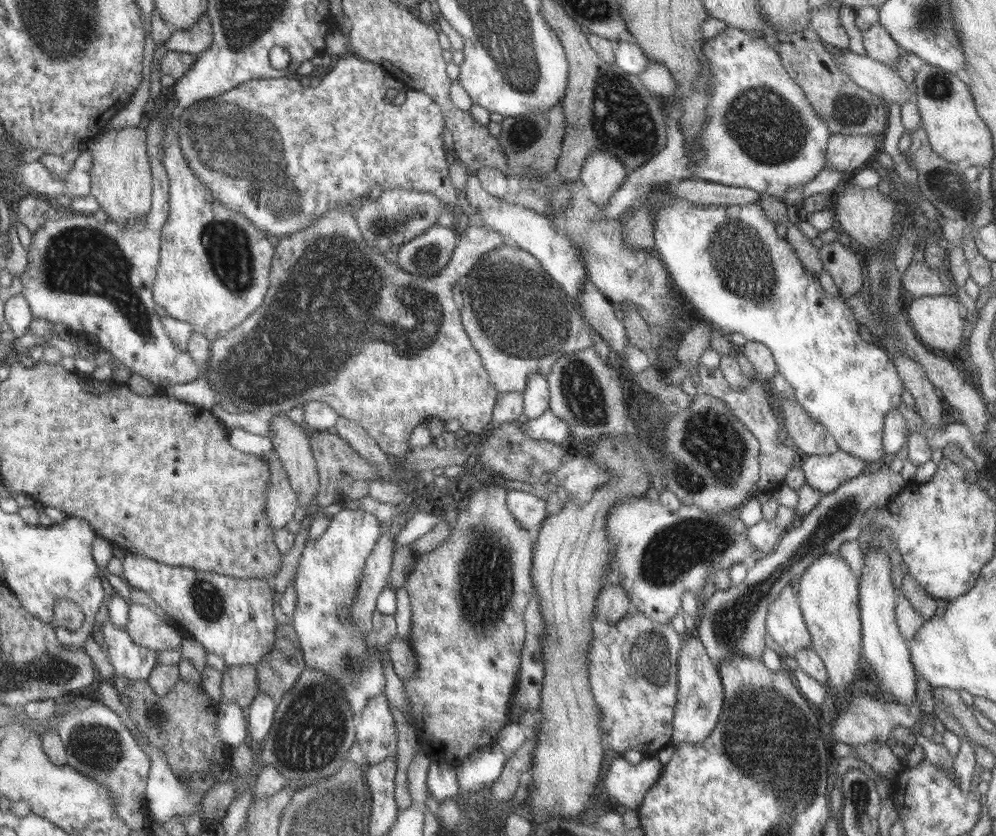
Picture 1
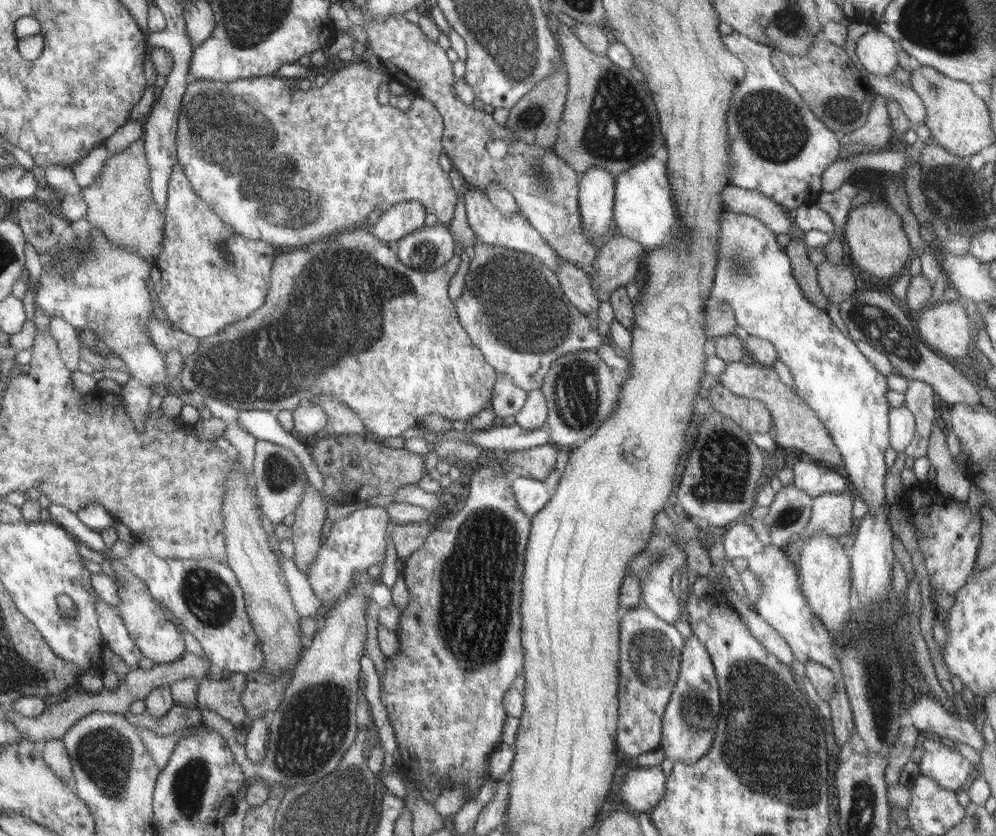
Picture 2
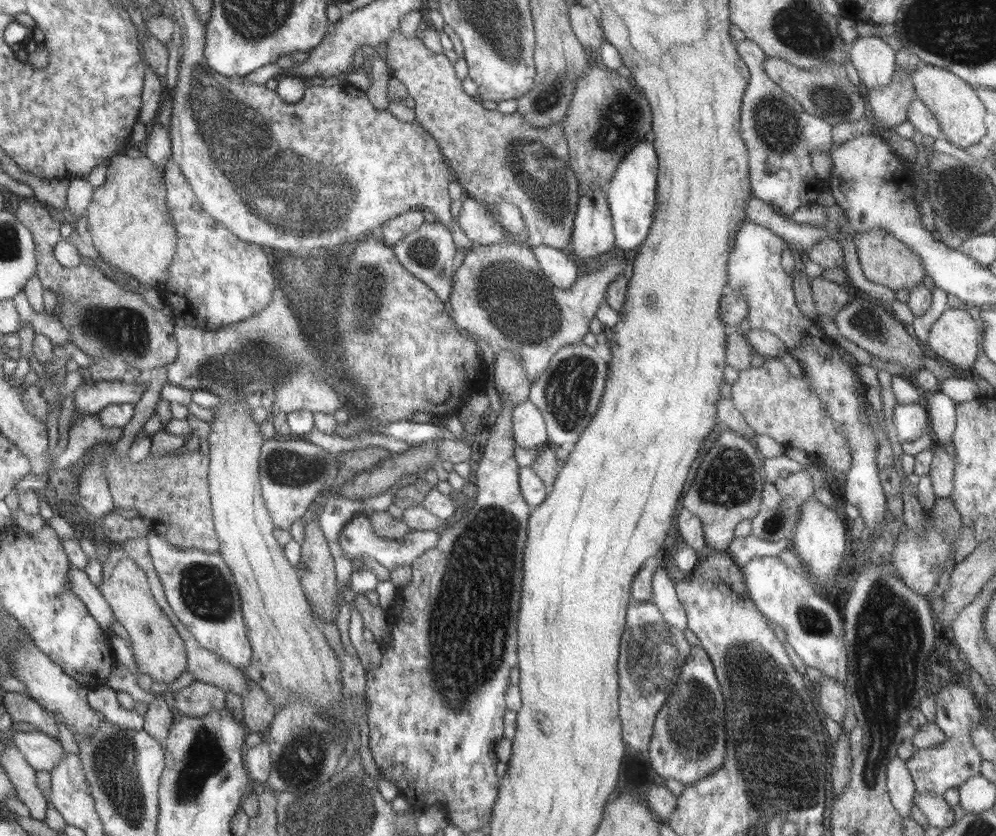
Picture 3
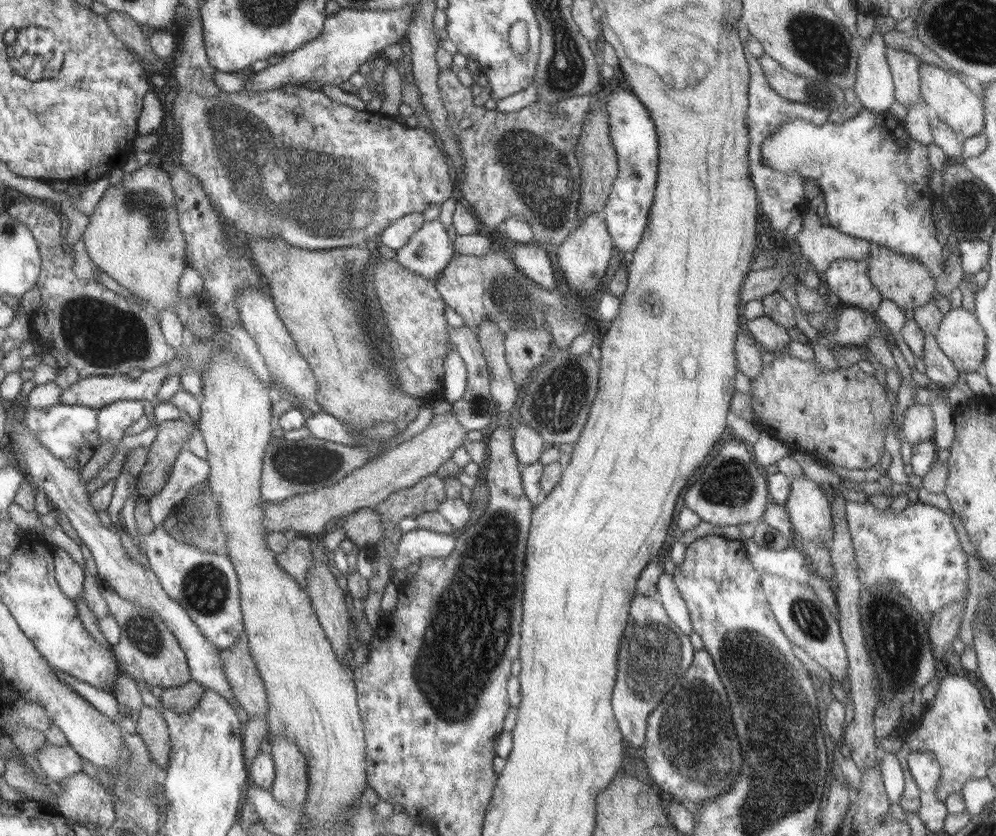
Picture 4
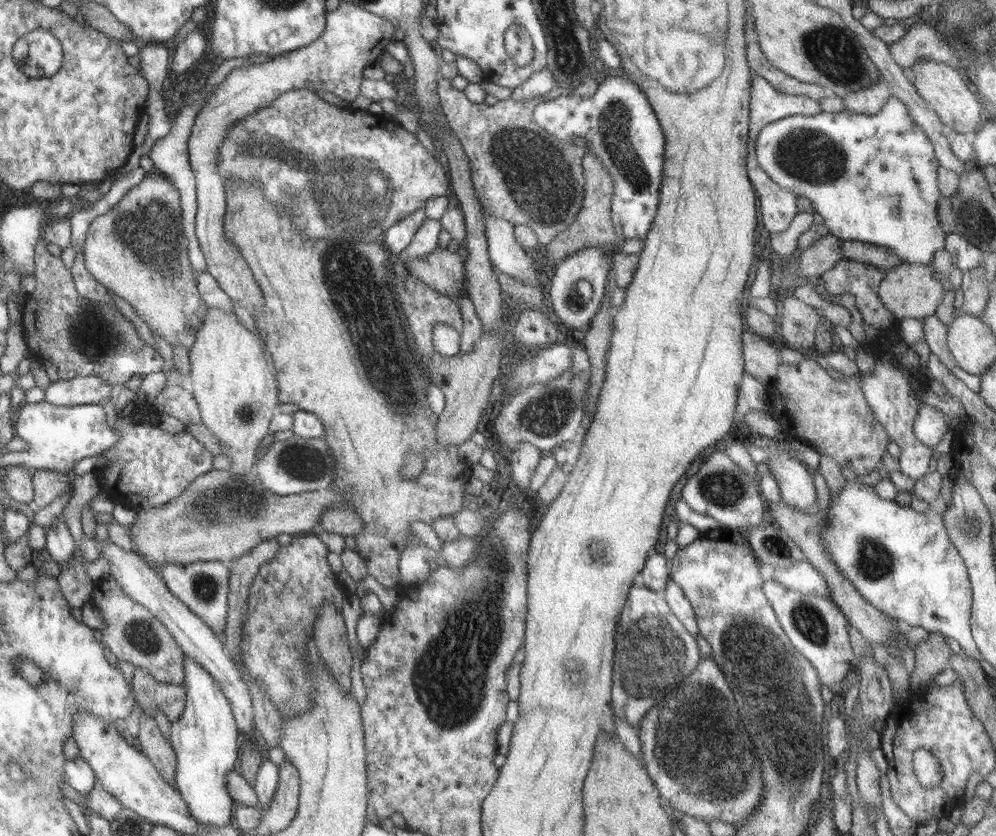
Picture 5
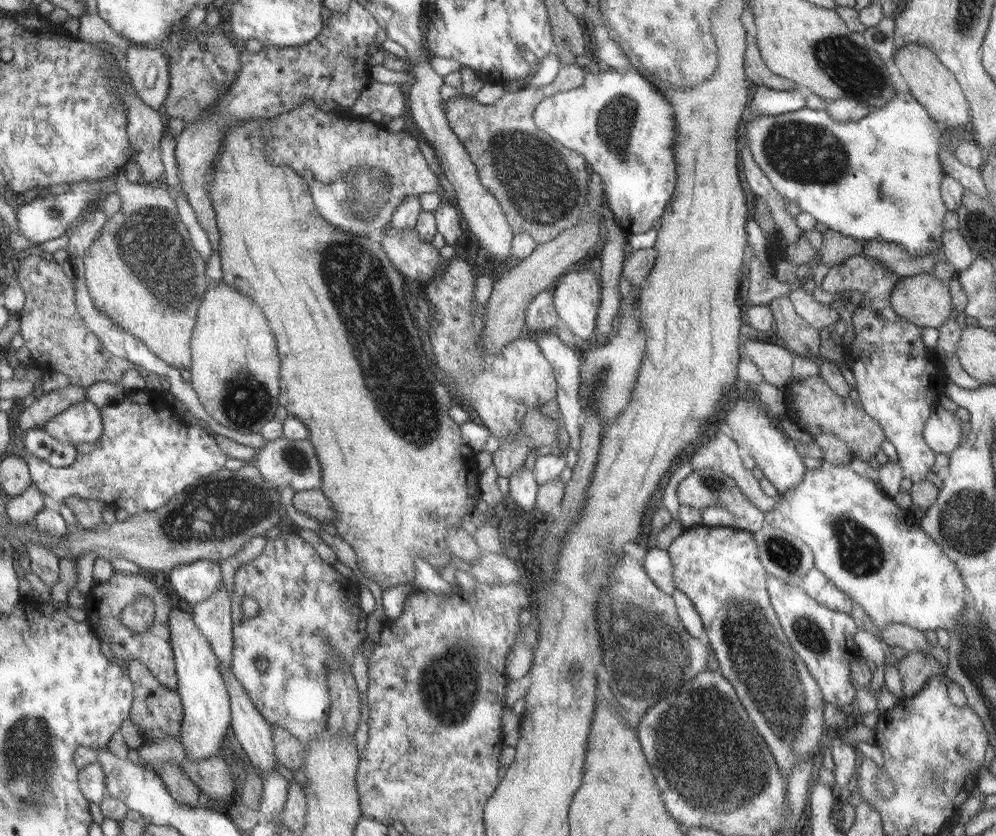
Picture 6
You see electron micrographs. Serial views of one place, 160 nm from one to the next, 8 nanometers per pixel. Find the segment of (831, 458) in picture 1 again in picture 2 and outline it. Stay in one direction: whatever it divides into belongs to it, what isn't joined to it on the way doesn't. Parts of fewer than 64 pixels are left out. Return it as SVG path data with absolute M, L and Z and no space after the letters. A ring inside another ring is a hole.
M798 461L792 464L796 488L806 492L808 496L839 493L850 488L850 482L844 472L815 461Z

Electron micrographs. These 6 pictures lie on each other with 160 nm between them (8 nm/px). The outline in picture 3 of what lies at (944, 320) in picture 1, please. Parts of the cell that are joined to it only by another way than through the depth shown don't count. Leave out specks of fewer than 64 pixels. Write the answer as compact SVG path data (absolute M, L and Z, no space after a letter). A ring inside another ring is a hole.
M950 306L930 327L929 346L941 361L972 374L978 356L979 327L980 323L966 309Z

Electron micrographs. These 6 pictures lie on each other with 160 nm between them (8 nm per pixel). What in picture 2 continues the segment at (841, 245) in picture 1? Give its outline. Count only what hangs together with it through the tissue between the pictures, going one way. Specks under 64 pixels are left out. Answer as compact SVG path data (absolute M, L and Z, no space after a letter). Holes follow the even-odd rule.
M824 261L817 267L817 279L828 302L840 304L848 300L856 290L856 273L854 265L832 265Z

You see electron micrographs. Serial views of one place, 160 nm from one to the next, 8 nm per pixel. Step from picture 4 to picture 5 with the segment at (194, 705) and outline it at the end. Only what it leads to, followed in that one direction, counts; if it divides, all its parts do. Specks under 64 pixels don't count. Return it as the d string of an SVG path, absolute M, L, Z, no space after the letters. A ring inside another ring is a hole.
M140 667L135 668L132 682L138 709L144 709L148 717L154 718L156 713L164 713L172 722L185 713L187 701L184 686L158 682L149 671Z

